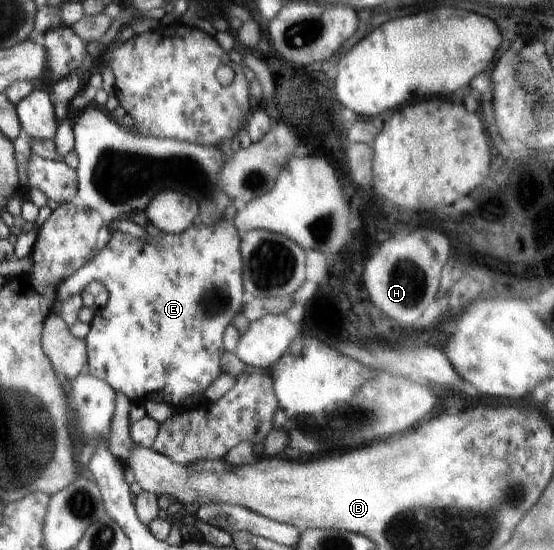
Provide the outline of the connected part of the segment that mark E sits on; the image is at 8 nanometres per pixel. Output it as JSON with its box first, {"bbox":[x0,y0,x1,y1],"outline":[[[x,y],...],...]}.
{"bbox":[58,217,243,408],"outline":[[[225,217],[217,220],[211,225],[197,225],[195,228],[187,229],[187,233],[172,234],[162,232],[161,235],[153,236],[145,232],[144,235],[132,236],[124,232],[112,231],[103,249],[83,267],[74,273],[73,276],[64,280],[58,288],[60,300],[65,300],[77,293],[82,293],[92,280],[99,280],[105,286],[109,295],[108,302],[104,308],[95,310],[93,320],[90,322],[90,330],[85,337],[86,350],[88,353],[88,373],[93,374],[103,381],[109,382],[119,393],[126,395],[133,403],[147,403],[149,400],[167,402],[171,407],[179,408],[183,402],[193,399],[198,395],[205,395],[206,389],[212,384],[221,373],[219,359],[223,355],[223,331],[233,321],[233,317],[243,307],[243,261],[241,261],[241,235],[232,223]]]}

